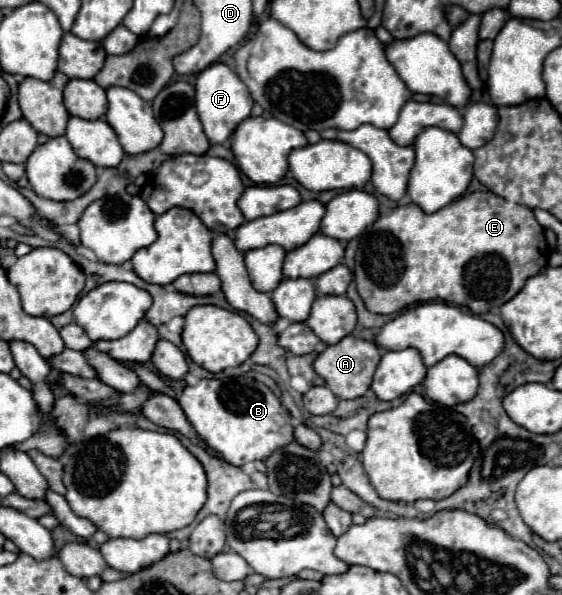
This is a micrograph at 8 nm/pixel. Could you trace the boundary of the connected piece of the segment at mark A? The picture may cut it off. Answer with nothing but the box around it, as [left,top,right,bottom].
[313,336,381,400]

